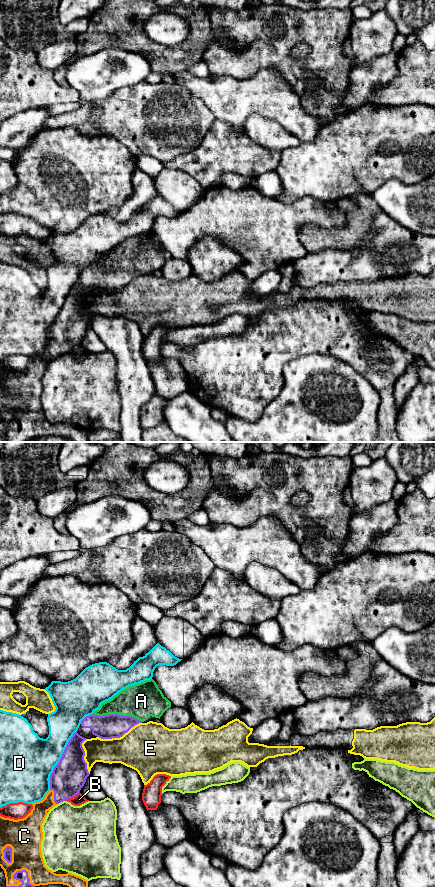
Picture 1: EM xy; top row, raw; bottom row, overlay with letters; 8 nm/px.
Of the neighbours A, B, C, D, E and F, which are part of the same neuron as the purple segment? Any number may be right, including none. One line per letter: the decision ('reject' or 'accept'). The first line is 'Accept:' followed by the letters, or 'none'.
Accept: A, C
A: accept
B: reject
C: accept
D: reject
E: reject
F: reject

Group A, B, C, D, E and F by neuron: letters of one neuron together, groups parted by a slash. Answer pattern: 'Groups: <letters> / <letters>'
Groups: A C / B / D / E / F

